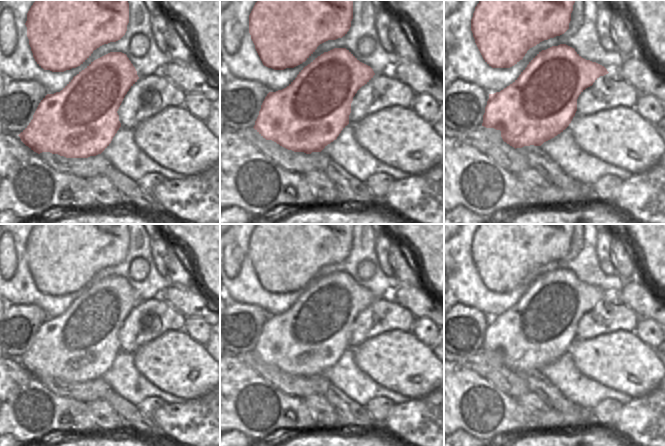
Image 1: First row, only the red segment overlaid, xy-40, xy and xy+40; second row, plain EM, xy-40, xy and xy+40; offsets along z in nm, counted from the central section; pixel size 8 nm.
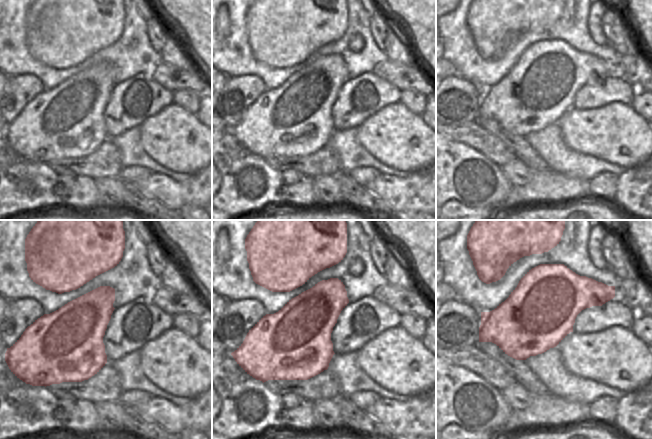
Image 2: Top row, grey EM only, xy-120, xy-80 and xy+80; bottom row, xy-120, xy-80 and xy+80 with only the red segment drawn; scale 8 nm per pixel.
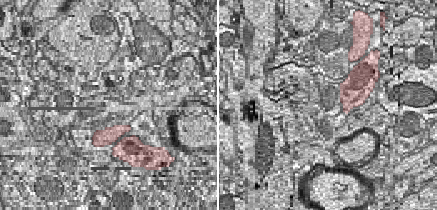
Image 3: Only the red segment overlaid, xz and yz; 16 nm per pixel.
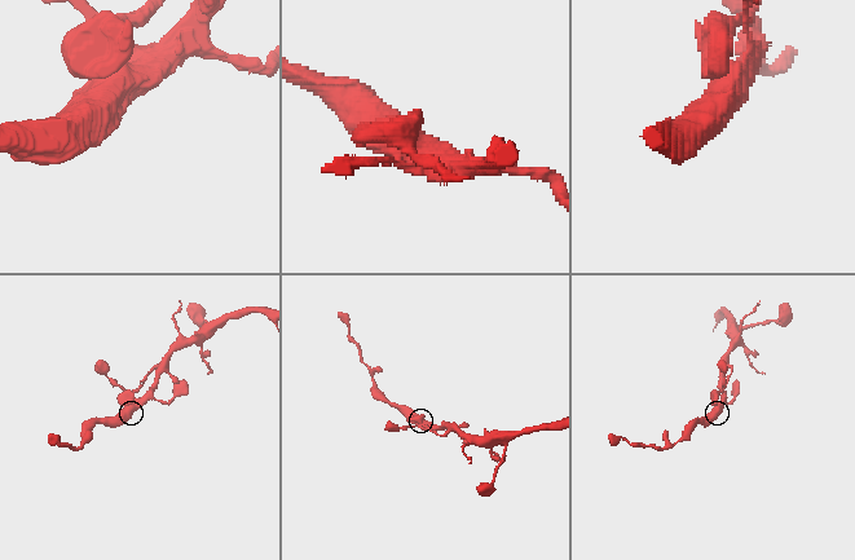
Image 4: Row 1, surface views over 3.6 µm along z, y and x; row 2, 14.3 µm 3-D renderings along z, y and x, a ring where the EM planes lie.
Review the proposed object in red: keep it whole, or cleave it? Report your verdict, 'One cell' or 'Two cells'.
One cell.

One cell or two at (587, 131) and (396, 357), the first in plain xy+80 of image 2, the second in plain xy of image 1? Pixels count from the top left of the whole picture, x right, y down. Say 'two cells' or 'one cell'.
one cell

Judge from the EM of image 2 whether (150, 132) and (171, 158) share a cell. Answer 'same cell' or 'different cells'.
same cell

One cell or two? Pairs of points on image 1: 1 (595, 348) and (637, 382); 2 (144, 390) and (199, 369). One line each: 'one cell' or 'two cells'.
1: one cell
2: two cells

